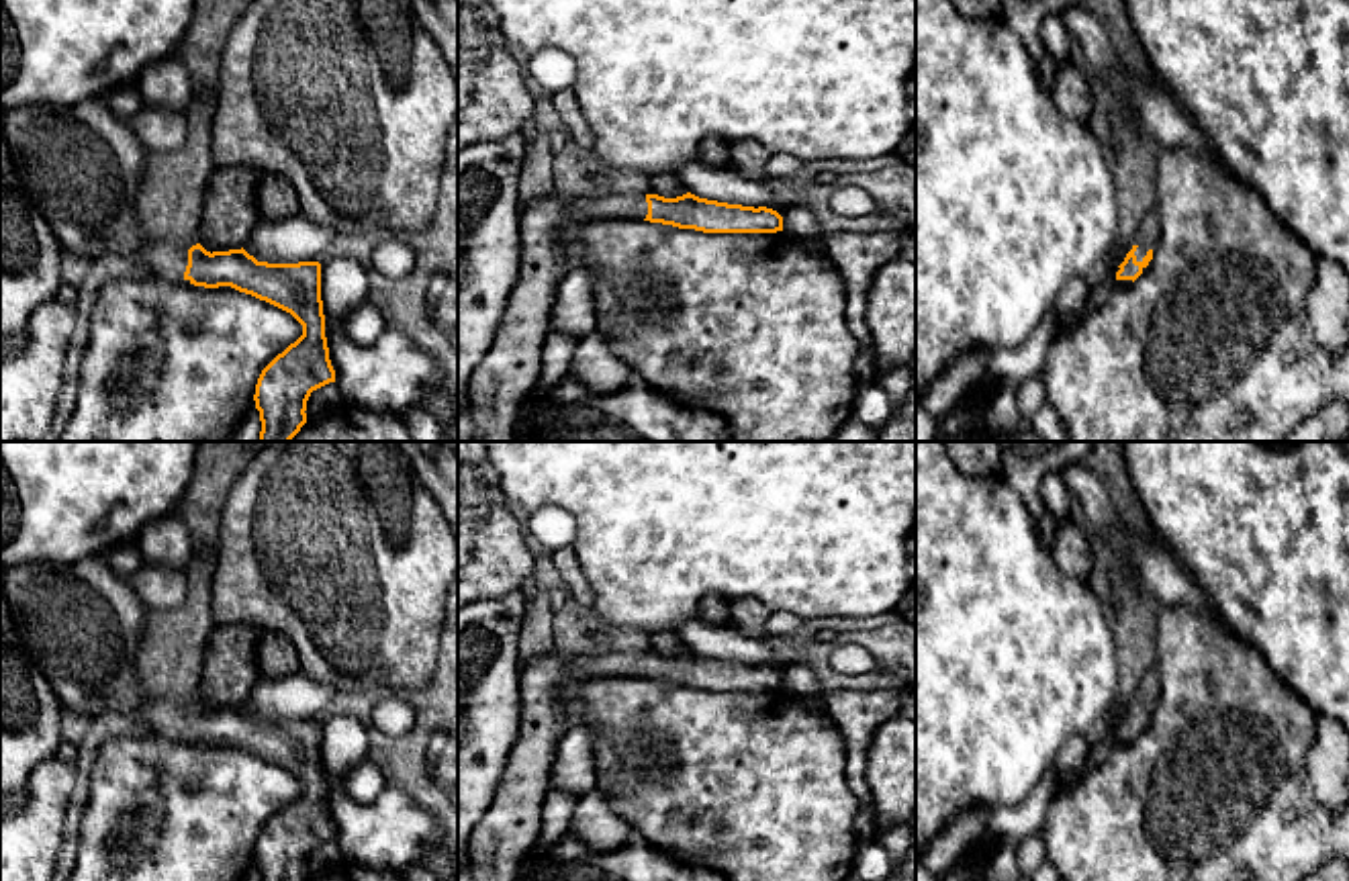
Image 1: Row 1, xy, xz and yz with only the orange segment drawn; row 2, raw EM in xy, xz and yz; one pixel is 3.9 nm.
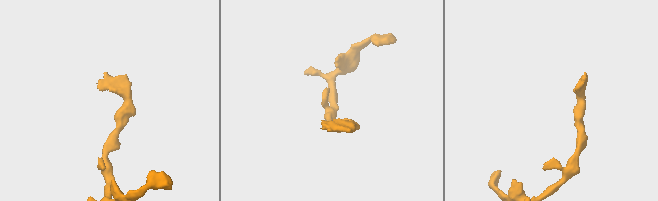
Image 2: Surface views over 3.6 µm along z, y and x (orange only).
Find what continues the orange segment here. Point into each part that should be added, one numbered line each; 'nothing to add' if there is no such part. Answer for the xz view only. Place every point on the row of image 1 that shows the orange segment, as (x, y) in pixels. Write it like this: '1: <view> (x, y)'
1: xz (501, 383)

